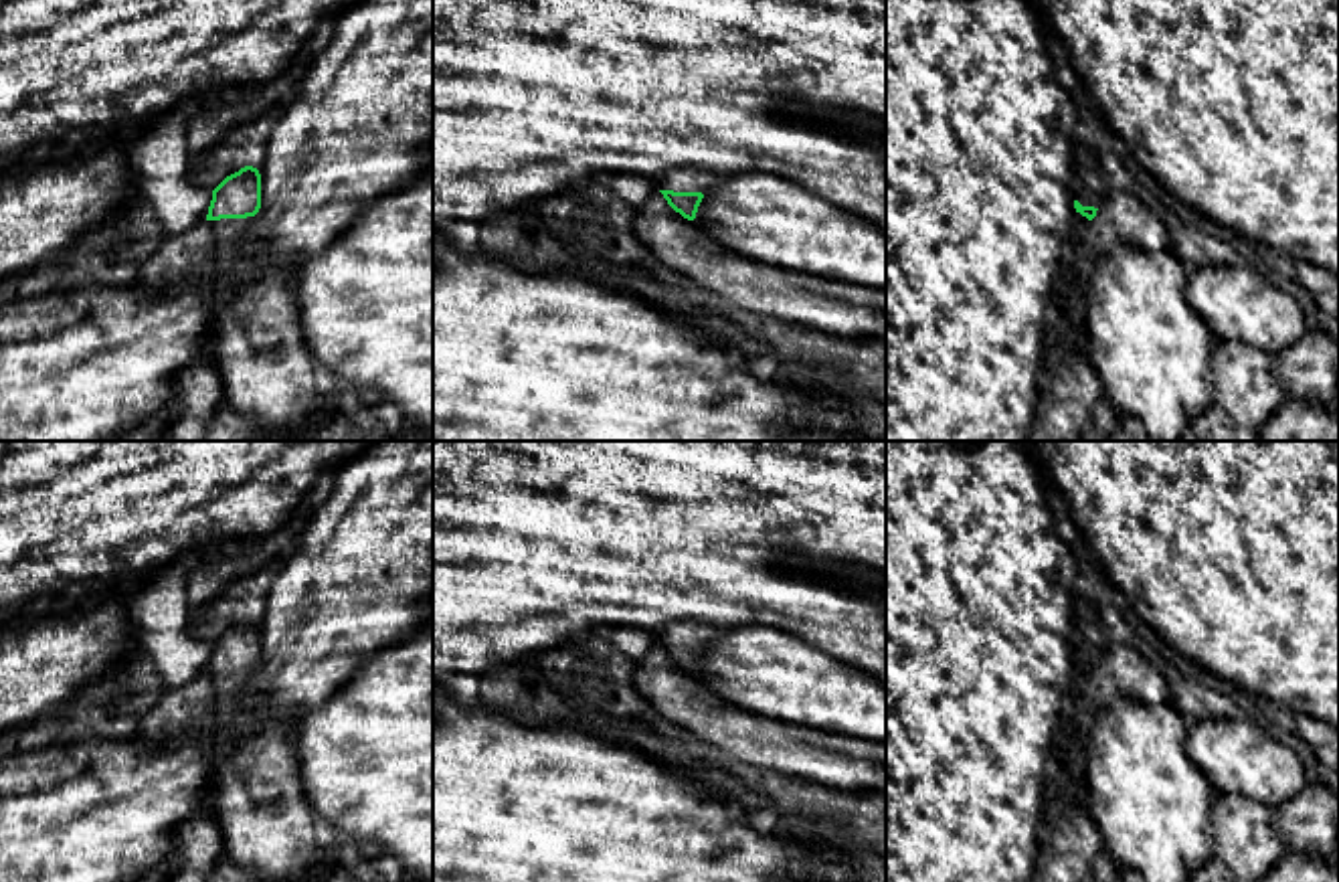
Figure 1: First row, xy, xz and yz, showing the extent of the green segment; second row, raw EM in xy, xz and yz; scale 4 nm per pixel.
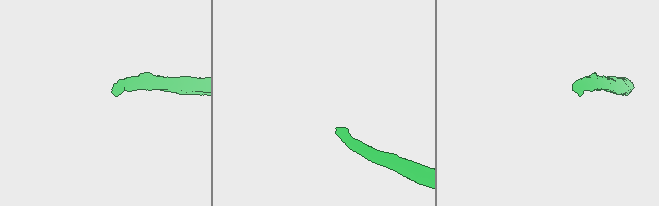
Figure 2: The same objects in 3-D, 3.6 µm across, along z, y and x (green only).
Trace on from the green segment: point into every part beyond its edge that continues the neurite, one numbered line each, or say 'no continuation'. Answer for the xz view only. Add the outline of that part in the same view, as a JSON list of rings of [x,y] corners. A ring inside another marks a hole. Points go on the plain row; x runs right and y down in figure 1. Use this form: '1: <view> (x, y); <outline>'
1: xz (680, 632); [[[674,621],[665,625],[657,635],[659,643],[706,647],[722,635],[722,629],[714,625],[702,625],[696,621]]]

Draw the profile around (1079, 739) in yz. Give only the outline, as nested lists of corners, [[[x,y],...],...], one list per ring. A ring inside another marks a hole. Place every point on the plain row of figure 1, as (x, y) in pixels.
[[[1096,696],[1080,702],[1074,732],[1070,736],[1070,755],[1062,763],[1056,755],[1048,763],[1048,783],[1044,789],[1044,813],[1038,831],[1038,858],[1032,882],[1088,882],[1092,878],[1094,858],[1102,850],[1102,840],[1094,827],[1088,805],[1082,799],[1086,742],[1092,726]]]

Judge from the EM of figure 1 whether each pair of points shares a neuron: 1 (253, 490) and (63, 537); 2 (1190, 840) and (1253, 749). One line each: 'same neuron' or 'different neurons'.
1: same neuron
2: different neurons

